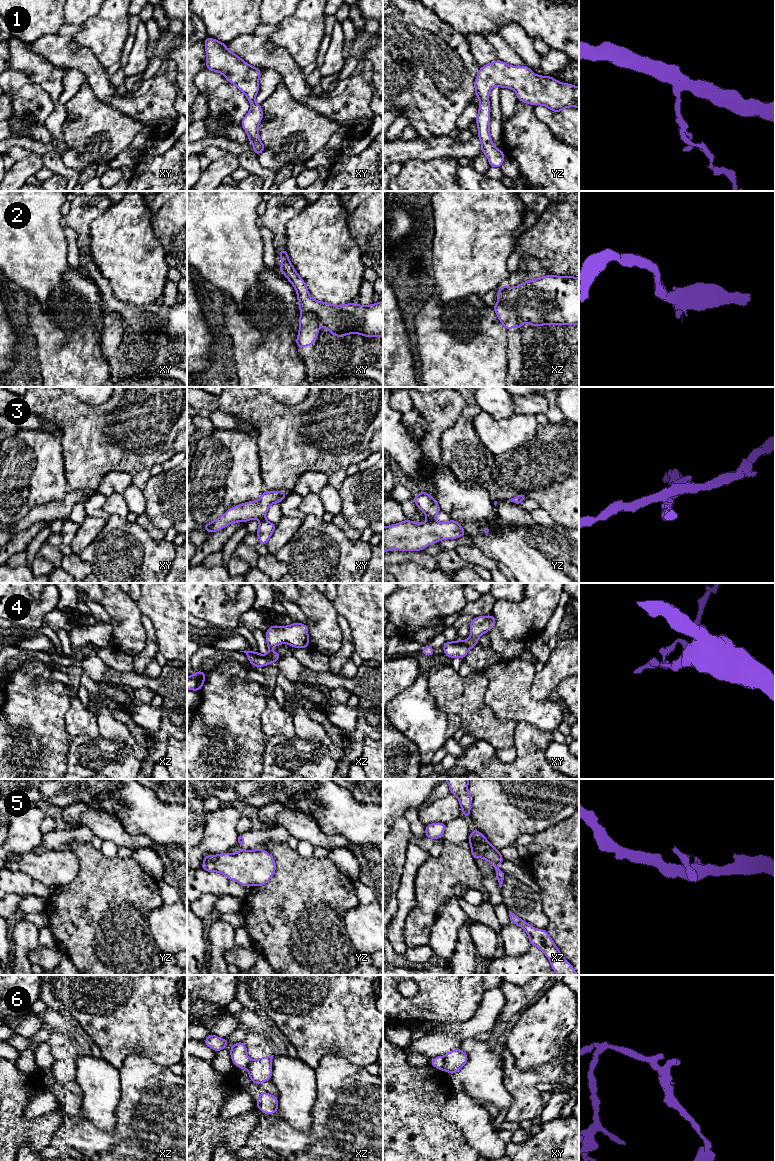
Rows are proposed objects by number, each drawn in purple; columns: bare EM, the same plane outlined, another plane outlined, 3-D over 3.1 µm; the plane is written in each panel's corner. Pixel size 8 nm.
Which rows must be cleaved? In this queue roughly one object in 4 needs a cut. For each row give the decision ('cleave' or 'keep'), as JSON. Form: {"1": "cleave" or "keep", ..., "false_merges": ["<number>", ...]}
{"1": "keep", "2": "cleave", "3": "cleave", "4": "cleave", "5": "cleave", "6": "cleave", "false_merges": ["2", "3", "4", "5", "6"]}

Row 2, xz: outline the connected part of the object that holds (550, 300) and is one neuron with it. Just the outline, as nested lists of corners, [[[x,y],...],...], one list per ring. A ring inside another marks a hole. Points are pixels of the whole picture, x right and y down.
[[[546,275],[516,287],[503,285],[498,300],[532,326],[579,325],[579,278]]]

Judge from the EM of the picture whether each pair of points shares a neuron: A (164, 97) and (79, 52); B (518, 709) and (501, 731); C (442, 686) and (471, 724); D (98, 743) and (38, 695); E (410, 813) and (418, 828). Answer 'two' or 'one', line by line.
A: one
B: two
C: one
D: two
E: one

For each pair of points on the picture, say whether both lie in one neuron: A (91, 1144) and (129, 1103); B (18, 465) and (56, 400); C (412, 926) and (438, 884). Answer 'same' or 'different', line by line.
A: same
B: different
C: same

